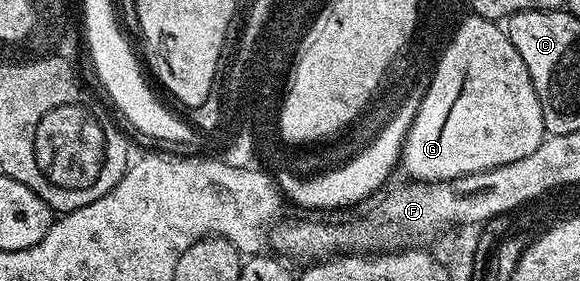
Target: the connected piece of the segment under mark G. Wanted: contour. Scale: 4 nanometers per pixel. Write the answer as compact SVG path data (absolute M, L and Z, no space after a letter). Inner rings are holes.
M463 16L459 20L457 26L461 32L458 33L457 41L454 41L454 45L450 46L446 58L435 64L434 74L431 77L433 89L431 89L426 99L420 103L419 111L412 120L411 129L403 141L400 169L407 173L407 178L410 181L455 181L456 178L464 175L483 173L501 165L516 163L518 159L524 159L526 155L532 155L532 151L536 151L536 147L540 147L540 143L547 136L544 127L544 115L540 111L540 99L536 95L536 87L532 87L532 75L528 75L528 67L524 67L524 59L520 59L520 51L516 51L516 47L512 47L510 38L507 37L505 28L501 24L490 21L487 17L469 16Z

